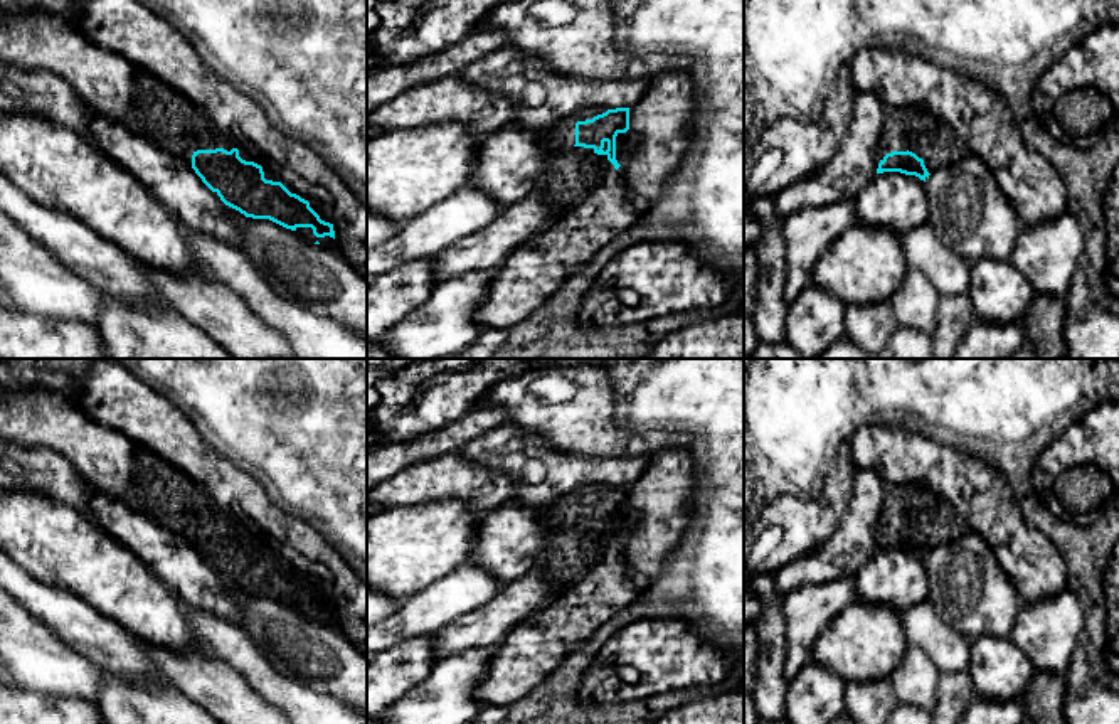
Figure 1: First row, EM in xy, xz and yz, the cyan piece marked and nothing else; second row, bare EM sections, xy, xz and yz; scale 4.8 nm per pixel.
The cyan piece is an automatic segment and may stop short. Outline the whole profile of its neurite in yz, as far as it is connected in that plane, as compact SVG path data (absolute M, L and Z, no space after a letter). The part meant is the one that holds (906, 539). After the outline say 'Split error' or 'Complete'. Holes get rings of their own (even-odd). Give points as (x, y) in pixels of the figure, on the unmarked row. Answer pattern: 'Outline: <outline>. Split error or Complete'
Outline: M905 482L885 485L875 525L877 551L900 549L927 557L941 544L969 532L954 505L927 485Z. Split error

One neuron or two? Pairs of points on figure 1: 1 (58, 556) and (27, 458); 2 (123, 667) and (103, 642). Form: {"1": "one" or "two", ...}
{"1": "two", "2": "one"}

